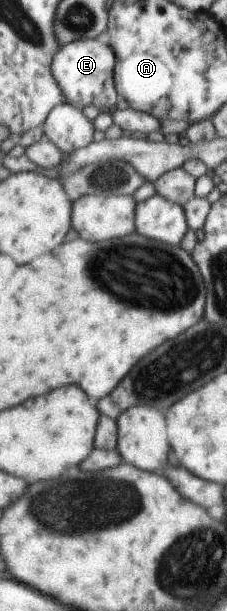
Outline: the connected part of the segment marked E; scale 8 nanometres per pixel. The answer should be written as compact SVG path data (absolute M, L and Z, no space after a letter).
M103 32L91 39L80 39L70 44L61 45L60 51L53 58L53 77L61 86L67 104L77 109L92 105L98 111L113 111L116 106L116 91L113 85L113 68L117 61L112 47Z

